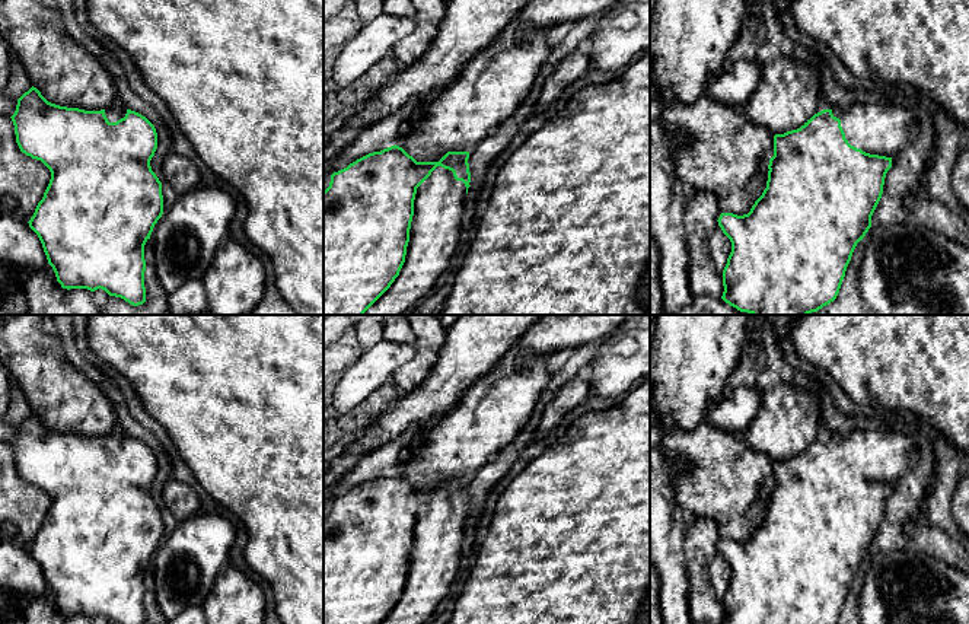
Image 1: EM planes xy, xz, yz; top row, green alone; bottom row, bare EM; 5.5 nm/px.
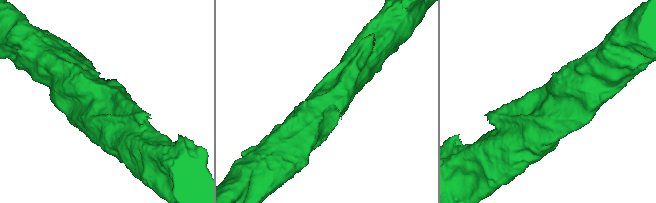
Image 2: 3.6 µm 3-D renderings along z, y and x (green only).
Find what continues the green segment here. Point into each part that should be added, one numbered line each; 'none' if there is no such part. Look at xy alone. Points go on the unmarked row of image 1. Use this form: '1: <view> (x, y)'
1: xy (114, 441)

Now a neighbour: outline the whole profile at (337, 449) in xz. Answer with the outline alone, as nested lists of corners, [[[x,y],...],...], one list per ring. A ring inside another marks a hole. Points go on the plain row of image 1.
[[[334,443],[331,446],[328,446],[325,451],[323,451],[323,471],[329,467],[329,464],[337,459],[338,456],[341,456],[345,449],[348,448],[348,445],[344,445],[344,443]]]

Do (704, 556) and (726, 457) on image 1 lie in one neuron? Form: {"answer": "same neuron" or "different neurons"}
{"answer": "same neuron"}

